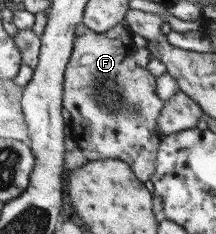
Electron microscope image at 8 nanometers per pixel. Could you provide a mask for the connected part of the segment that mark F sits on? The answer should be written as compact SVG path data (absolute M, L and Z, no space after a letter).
M124 20L101 33L78 23L63 72L62 107L69 113L70 138L85 159L123 161L143 182L155 170L157 149L164 137L155 122L164 101L156 94L156 76L135 65L133 54L137 46L137 39Z

